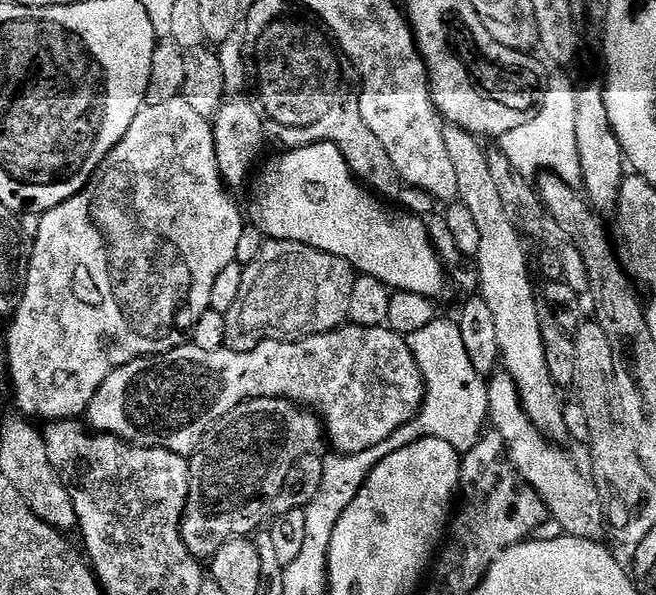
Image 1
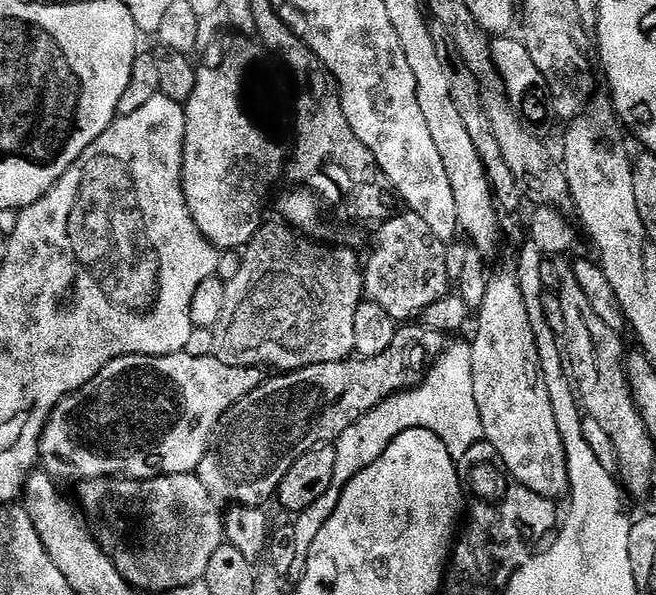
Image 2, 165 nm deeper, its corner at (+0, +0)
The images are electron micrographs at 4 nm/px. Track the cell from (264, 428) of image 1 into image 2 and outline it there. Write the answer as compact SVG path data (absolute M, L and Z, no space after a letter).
M408 322L397 327L394 342L390 342L390 347L377 356L315 364L297 368L294 372L273 375L276 376L273 380L265 379L250 394L246 394L246 398L233 404L230 411L216 423L198 469L202 486L210 490L213 500L228 506L259 508L267 505L267 500L279 493L282 478L286 478L290 466L294 466L302 454L320 444L332 444L347 428L354 426L358 418L374 410L383 400L421 384L428 369L444 353L445 347L445 333L430 330L420 322Z

